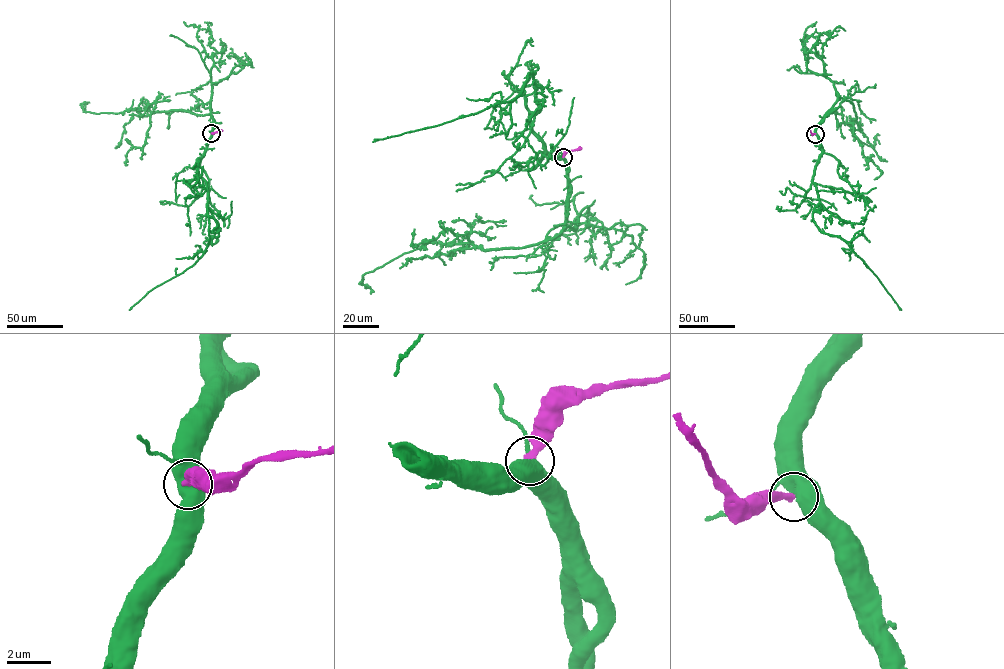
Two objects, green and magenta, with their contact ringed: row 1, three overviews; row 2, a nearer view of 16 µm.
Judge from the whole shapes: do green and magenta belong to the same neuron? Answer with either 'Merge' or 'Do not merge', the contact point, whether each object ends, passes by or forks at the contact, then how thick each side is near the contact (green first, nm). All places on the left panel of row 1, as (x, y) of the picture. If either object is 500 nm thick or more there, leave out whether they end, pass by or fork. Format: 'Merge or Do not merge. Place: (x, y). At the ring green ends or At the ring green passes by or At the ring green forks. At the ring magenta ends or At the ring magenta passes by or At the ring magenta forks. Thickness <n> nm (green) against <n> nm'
Do not merge. Place: (211, 133). Thickness 800 nm (green) against 320 nm

